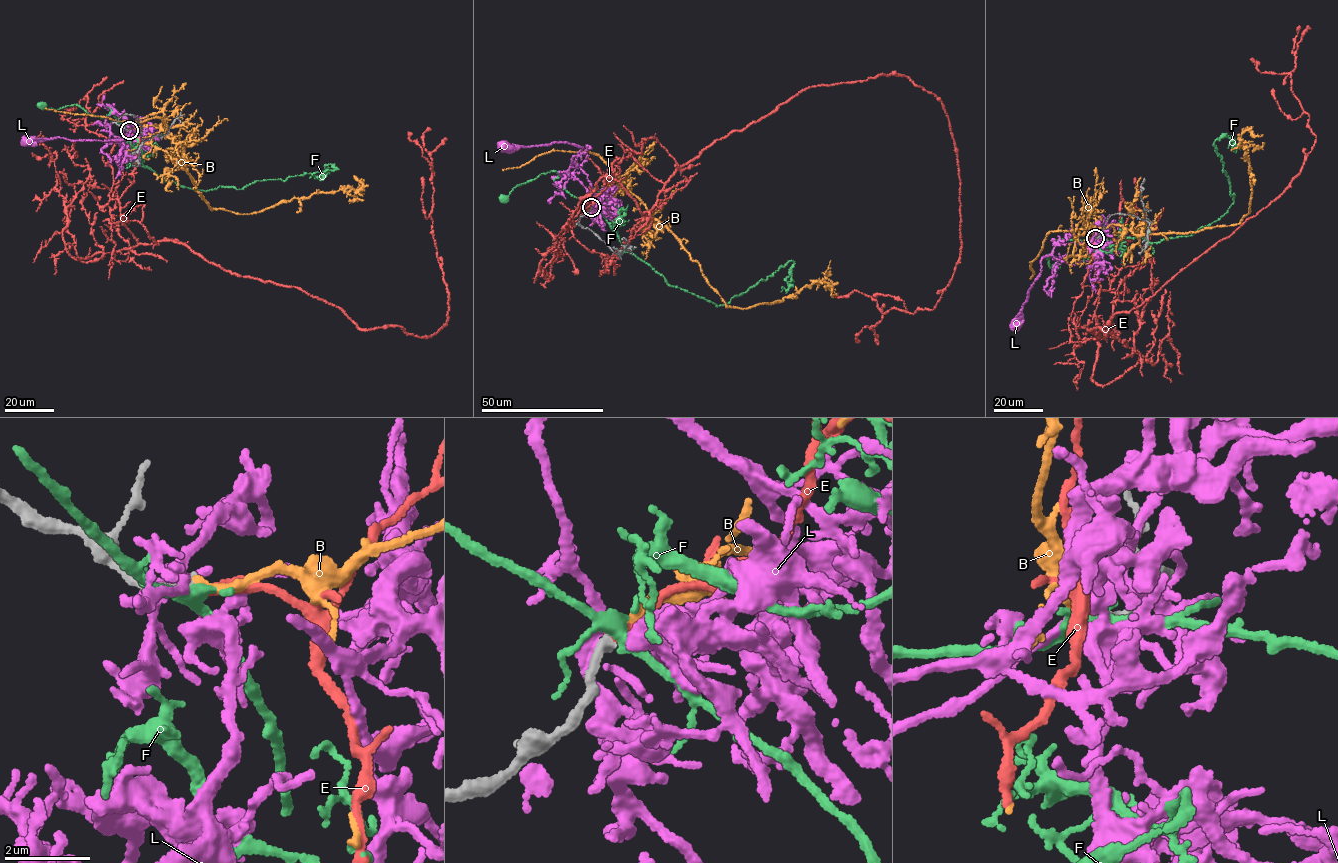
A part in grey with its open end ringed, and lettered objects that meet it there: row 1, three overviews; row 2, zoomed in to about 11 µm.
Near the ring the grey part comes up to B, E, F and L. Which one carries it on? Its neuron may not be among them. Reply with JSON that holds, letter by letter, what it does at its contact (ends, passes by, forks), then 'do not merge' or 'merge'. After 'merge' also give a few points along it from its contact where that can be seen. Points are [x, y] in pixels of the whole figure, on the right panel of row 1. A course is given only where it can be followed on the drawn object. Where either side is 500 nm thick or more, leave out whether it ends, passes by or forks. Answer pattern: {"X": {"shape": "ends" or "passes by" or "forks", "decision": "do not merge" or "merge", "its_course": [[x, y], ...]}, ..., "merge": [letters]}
{"B": {"shape": "ends", "decision": "do not merge"}, "E": {"shape": "passes by", "decision": "merge", "its_course": [[1095, 238], [1081, 339], [1117, 337], [1088, 329], [1106, 336], [1288, 186], [1315, 135], [1290, 74], [1250, 58]]}, "F": {"shape": "forks", "decision": "do not merge"}, "L": {"shape": "passes by", "decision": "do not merge"}, "merge": ["E"]}

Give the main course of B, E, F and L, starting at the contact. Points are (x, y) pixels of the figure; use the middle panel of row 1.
B: (591, 207), (617, 187), (635, 195), (730, 307), (781, 301), (826, 273), (825, 285), (837, 295)
E: (591, 207), (616, 157), (664, 182), (802, 90), (908, 77), (947, 118), (960, 254), (931, 309), (834, 294)
F: (591, 207), (621, 244), (670, 286), (717, 306), (726, 305), (791, 261), (785, 280), (789, 287), (781, 292)
L: (591, 207), (587, 189), (574, 172), (580, 146), (565, 142), (501, 146)

